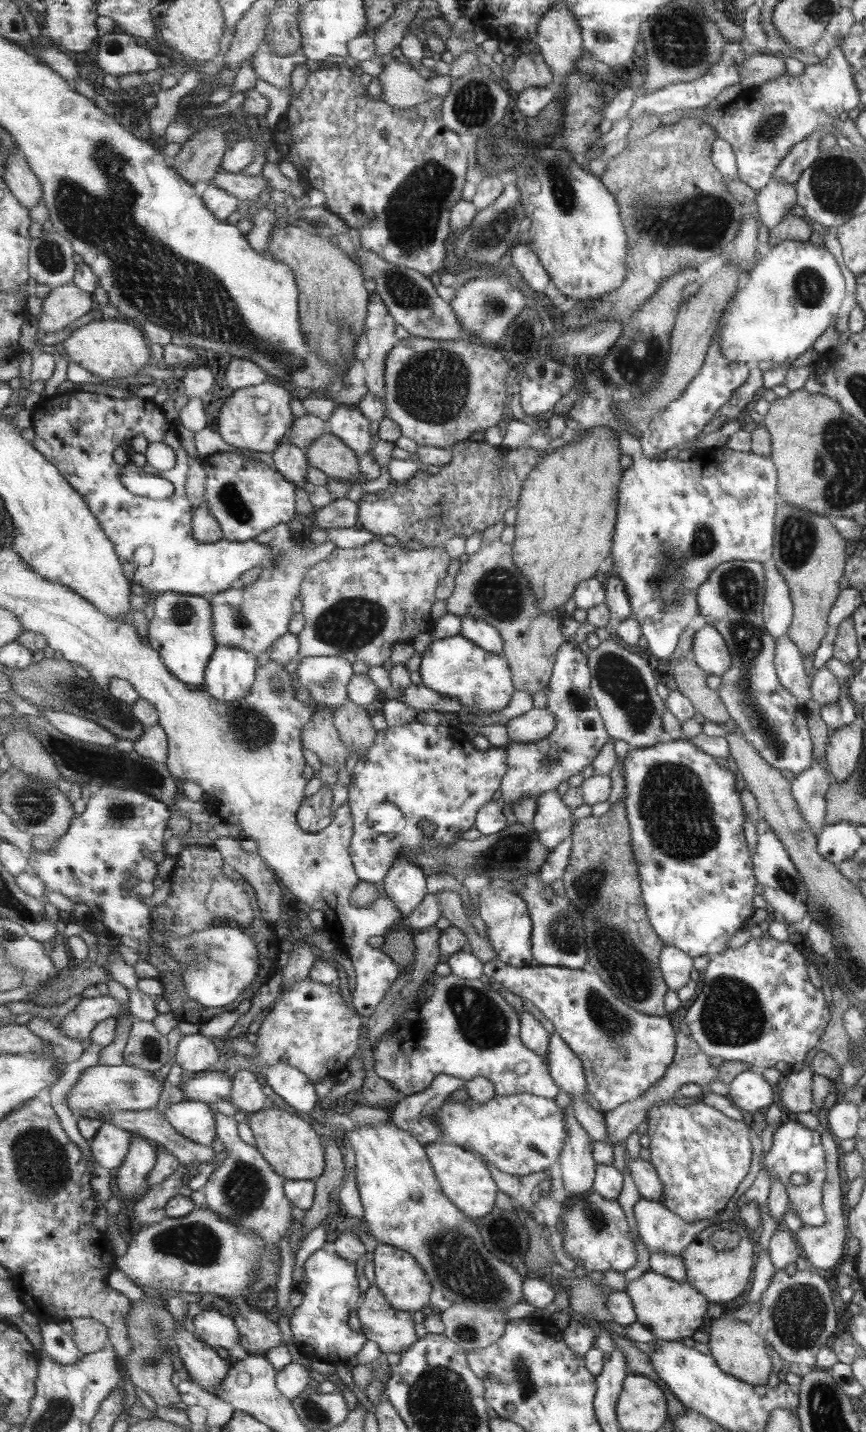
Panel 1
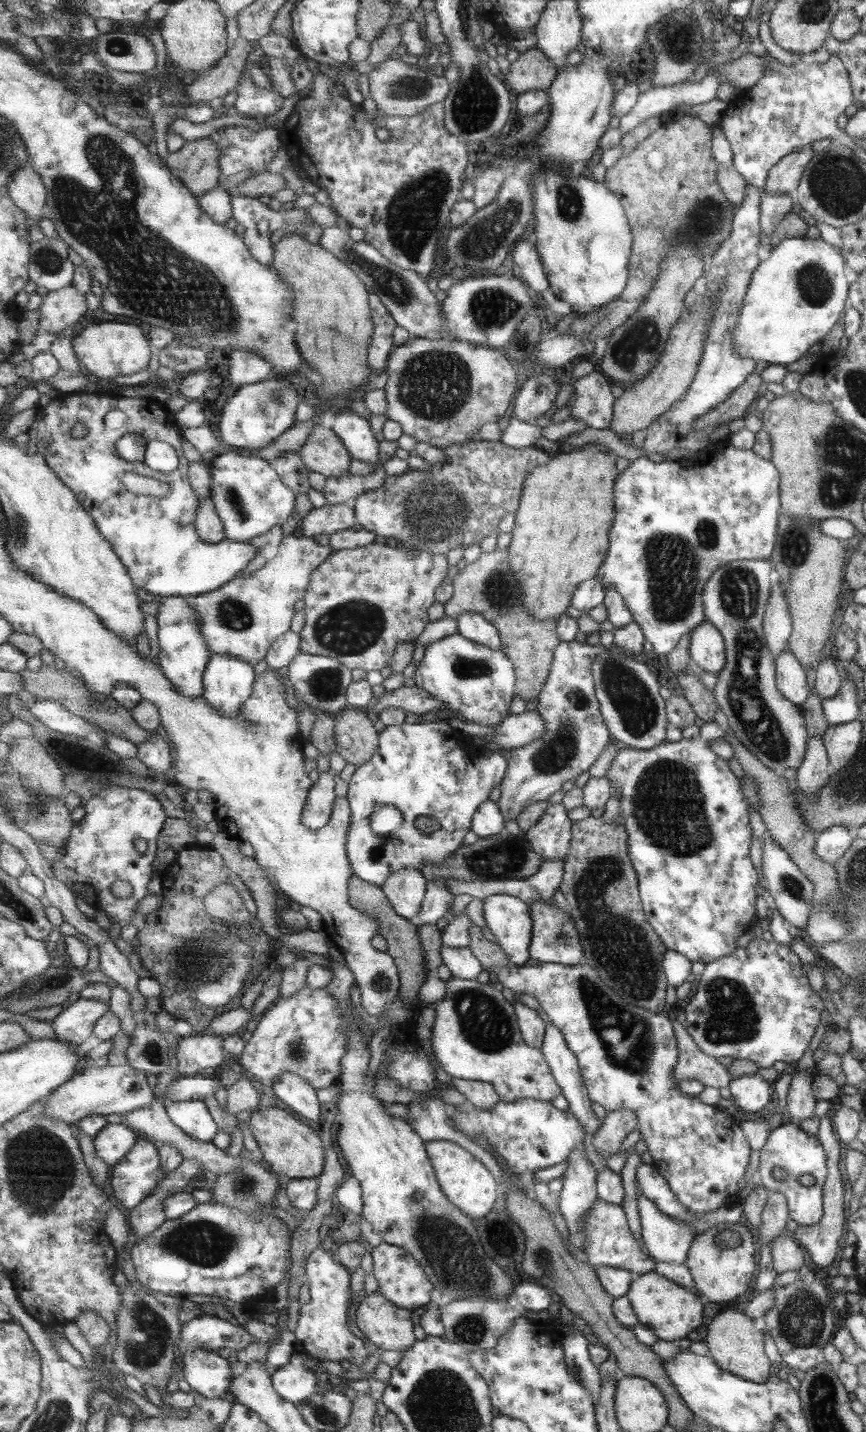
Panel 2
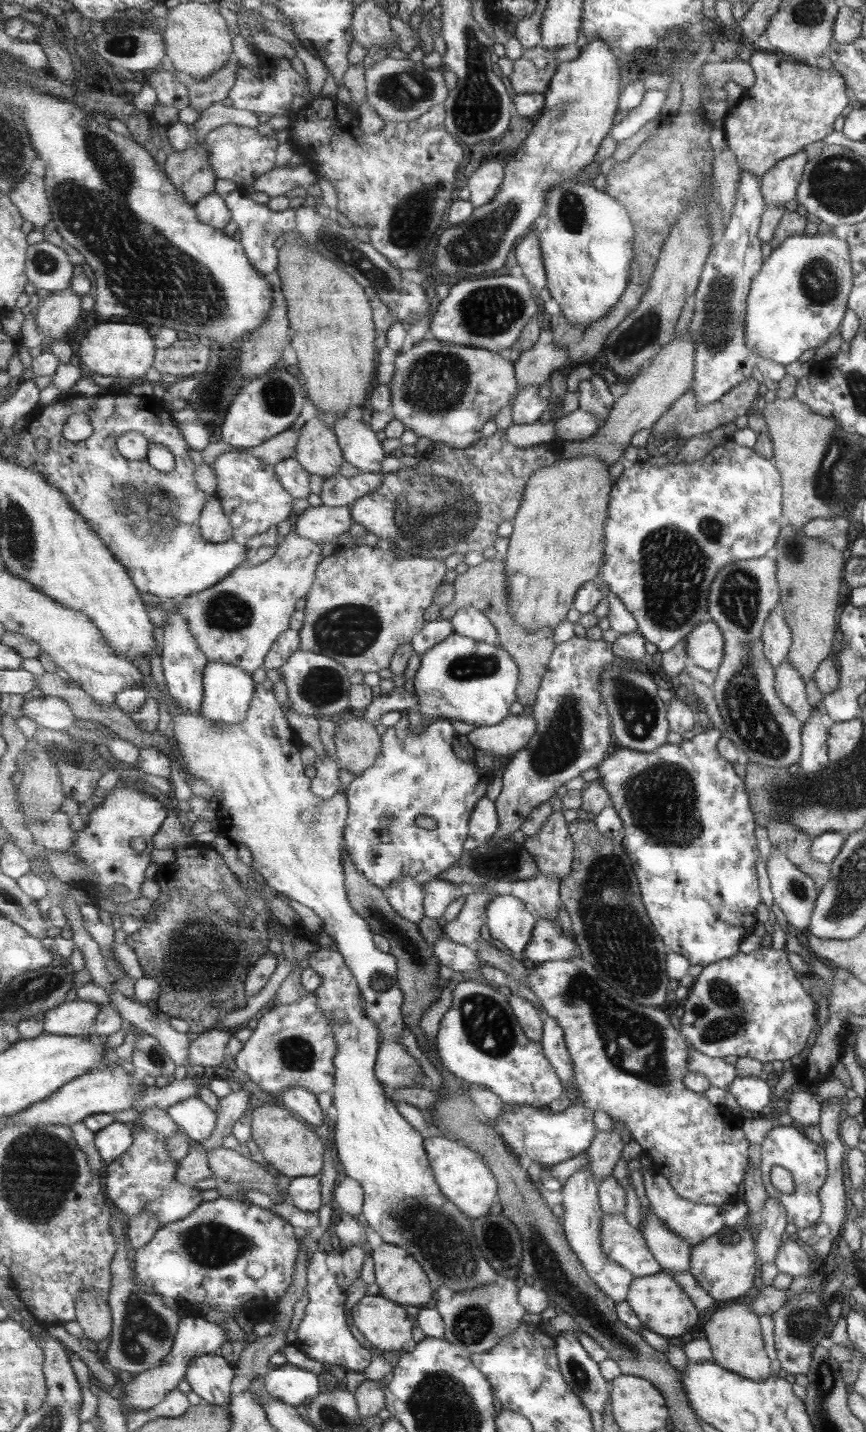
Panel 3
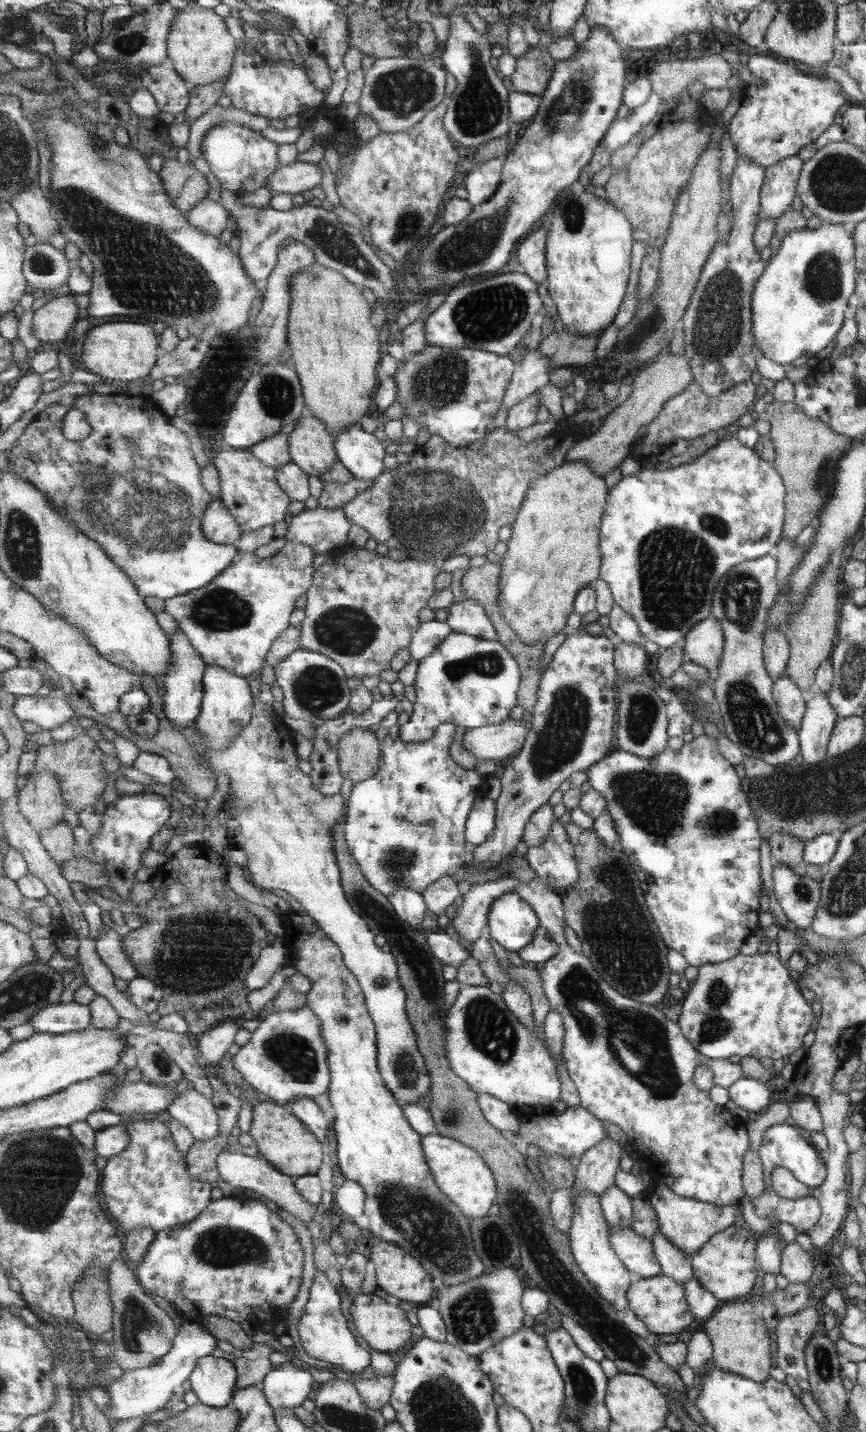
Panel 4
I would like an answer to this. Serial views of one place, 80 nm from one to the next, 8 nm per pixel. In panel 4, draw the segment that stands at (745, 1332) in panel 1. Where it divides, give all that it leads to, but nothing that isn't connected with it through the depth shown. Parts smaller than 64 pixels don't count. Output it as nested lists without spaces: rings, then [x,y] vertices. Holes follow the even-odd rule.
[[[732,1301],[717,1309],[703,1324],[703,1332],[712,1344],[712,1365],[724,1372],[737,1373],[753,1381],[767,1380],[771,1358],[769,1358],[769,1336],[765,1332],[763,1320],[755,1314],[757,1306],[747,1301]]]

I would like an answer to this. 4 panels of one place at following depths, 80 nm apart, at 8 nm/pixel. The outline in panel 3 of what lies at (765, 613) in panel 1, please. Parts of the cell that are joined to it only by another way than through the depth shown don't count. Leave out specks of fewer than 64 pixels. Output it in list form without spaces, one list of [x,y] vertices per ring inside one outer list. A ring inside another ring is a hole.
[[[777,606],[766,618],[762,628],[763,655],[769,661],[771,668],[777,667],[786,660],[791,646],[789,627],[781,616],[780,607]]]

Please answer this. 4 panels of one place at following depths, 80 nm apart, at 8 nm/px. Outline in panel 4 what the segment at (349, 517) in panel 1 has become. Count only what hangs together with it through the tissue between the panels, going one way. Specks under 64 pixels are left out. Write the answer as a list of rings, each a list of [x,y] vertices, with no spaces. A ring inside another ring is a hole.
[[[305,509],[290,518],[285,538],[310,546],[319,554],[332,554],[339,547],[348,546],[349,532],[353,523],[343,509]]]

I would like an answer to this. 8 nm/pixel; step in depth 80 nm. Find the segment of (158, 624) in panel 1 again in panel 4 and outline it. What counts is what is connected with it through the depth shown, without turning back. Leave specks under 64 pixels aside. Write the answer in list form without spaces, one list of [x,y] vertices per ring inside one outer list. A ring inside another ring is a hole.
[[[180,630],[171,635],[171,646],[174,650],[172,654],[172,665],[170,671],[164,677],[164,713],[168,720],[179,728],[192,728],[199,719],[202,712],[202,700],[204,697],[204,674],[208,664],[202,659],[199,652],[194,649],[188,636]]]

